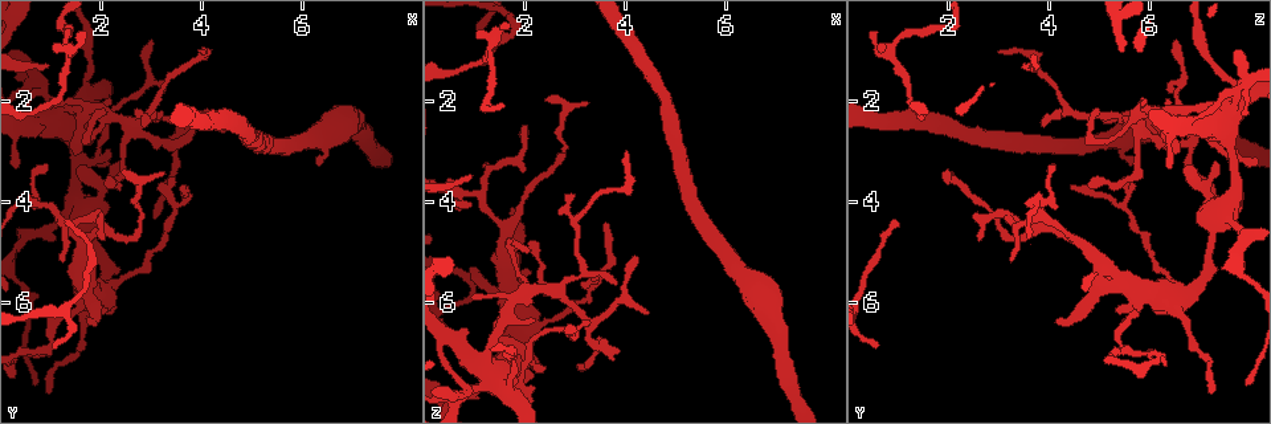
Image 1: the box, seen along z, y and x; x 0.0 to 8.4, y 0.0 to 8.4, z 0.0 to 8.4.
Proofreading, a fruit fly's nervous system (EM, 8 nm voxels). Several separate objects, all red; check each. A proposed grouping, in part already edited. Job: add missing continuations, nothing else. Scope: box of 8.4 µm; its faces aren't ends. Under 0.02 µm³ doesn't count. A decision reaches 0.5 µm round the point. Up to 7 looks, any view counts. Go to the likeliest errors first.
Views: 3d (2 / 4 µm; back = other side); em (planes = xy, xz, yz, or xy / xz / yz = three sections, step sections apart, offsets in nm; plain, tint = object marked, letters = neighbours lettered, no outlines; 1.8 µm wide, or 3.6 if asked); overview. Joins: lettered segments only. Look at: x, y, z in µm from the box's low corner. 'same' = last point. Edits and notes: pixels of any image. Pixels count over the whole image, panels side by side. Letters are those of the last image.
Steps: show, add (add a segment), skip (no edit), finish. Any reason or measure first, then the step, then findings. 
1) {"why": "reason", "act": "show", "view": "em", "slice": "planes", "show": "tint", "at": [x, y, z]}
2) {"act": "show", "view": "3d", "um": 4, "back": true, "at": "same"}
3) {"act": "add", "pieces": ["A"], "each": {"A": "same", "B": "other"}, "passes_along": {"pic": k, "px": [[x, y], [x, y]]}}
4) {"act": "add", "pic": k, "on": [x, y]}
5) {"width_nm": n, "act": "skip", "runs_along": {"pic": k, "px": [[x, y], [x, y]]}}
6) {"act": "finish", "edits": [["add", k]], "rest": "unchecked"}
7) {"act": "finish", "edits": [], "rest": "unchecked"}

{"why": "thick end", "act": "show", "view": "em", "slice": "xy", "step": 8, "show": "letters", "at": [6.30, 3.20, 5.70]}

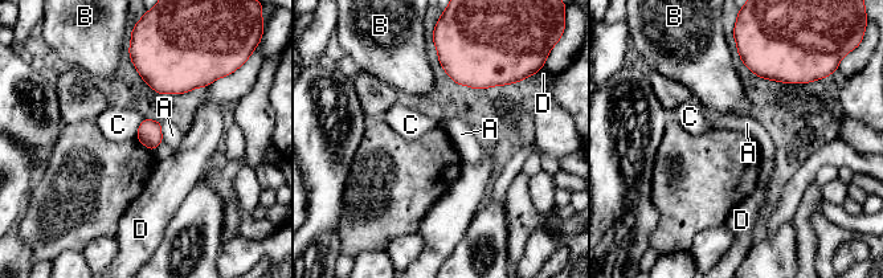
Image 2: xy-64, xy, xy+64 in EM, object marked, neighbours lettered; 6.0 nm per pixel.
{"why": "cut it another way", "act": "show", "view": "em", "slice": "planes", "show": "letters", "at": "same"}

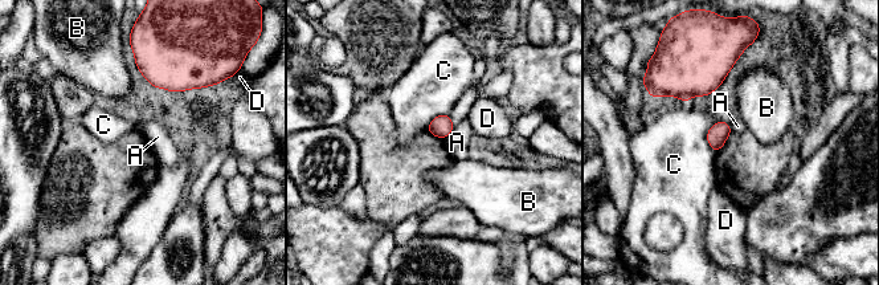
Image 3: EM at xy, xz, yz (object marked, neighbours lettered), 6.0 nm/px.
{"longest_contact_nm": ["C", 190], "act": "skip", "each": {"A": "other", "B": "other", "C": "other", "D": "other"}, "found": "no lettered segment goes on from it"}

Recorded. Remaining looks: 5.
{"why": "free end", "act": "show", "view": "em", "slice": "planes", "show": "letters", "at": [2.45, 3.40, 1.95]}

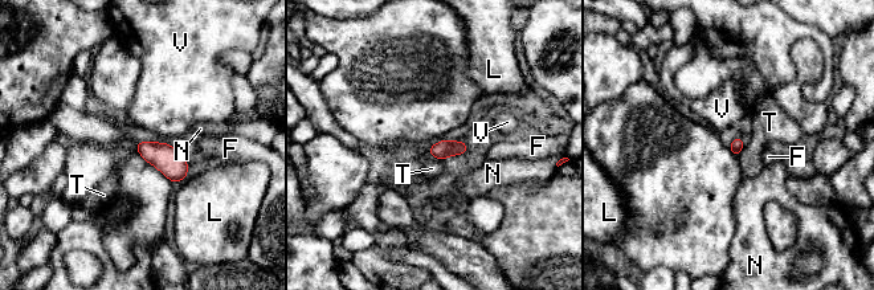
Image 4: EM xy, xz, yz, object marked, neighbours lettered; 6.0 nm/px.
{"act": "skip", "each": {"F": "other", "L": "other", "N": "other", "T": "other", "V": "other"}, "found": "none of them fits"}

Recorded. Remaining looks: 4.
{"why": "an open end", "act": "show", "view": "em", "slice": "yz", "step": 8, "show": "tint", "at": [1.75, 6.40, 4.10]}

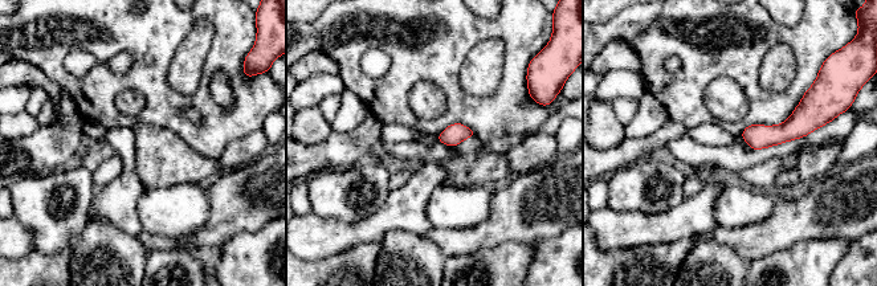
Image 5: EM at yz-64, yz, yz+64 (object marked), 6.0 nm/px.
{"act": "show", "view": "em", "slice": "planes", "show": "letters", "at": "same"}

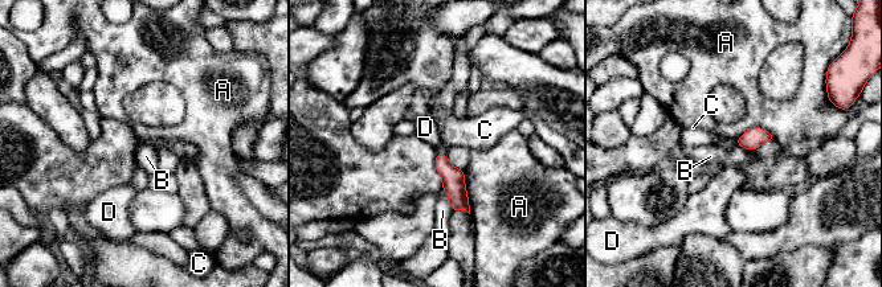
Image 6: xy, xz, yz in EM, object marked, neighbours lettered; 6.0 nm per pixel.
{"longest_contact_nm": ["A", 260], "act": "skip", "each": {"A": "other", "B": "other", "C": "other", "D": "other"}, "border": {"pic": 6, "px": [[442, 188], [452, 210]]}, "found": "none of them fits"}

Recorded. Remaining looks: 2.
{"act": "finish", "edits": [], "rest": "unchecked"}

